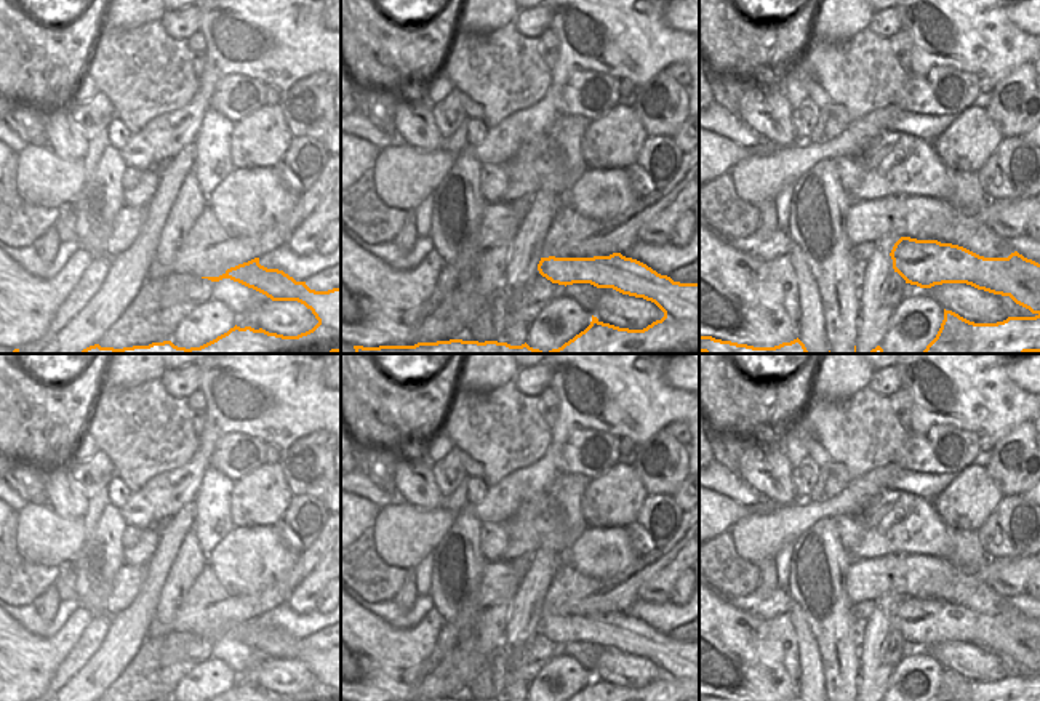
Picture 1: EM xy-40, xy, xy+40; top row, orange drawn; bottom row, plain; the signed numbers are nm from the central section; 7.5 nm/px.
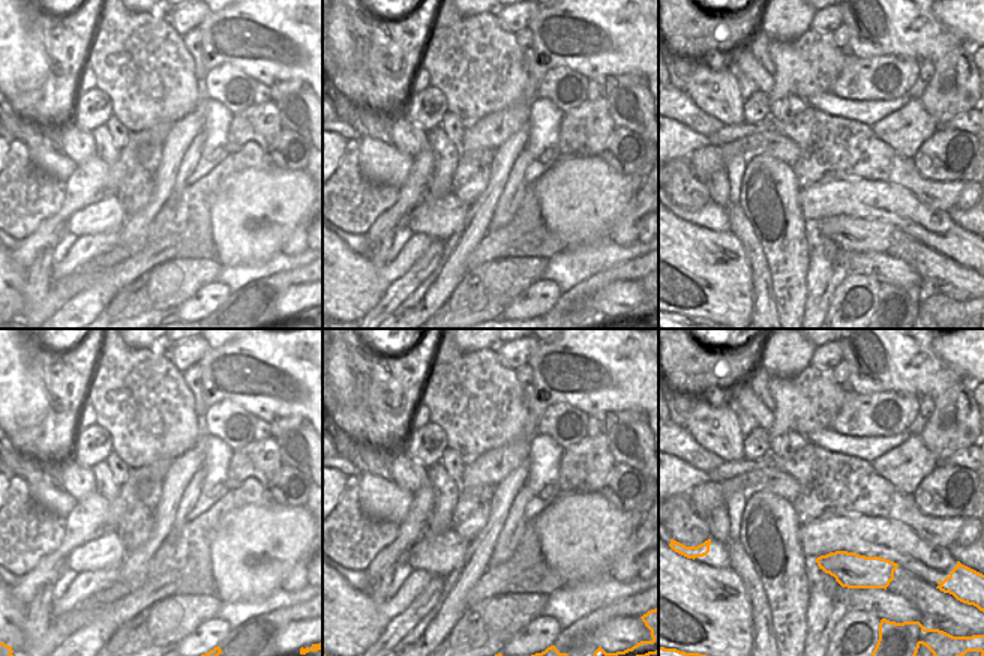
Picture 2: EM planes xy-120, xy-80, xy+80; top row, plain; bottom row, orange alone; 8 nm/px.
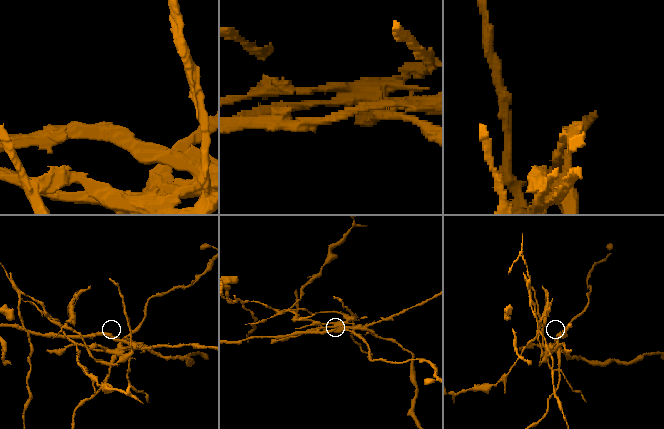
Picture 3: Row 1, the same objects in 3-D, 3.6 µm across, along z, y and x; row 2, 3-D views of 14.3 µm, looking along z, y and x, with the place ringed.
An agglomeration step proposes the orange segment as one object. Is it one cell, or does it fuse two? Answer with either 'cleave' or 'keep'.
cleave

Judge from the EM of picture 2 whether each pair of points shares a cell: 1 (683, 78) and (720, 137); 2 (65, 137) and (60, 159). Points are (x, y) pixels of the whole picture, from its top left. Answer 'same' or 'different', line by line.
1: different
2: different

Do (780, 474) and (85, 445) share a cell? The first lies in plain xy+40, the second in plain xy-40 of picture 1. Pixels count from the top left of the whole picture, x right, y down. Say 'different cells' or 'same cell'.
different cells

